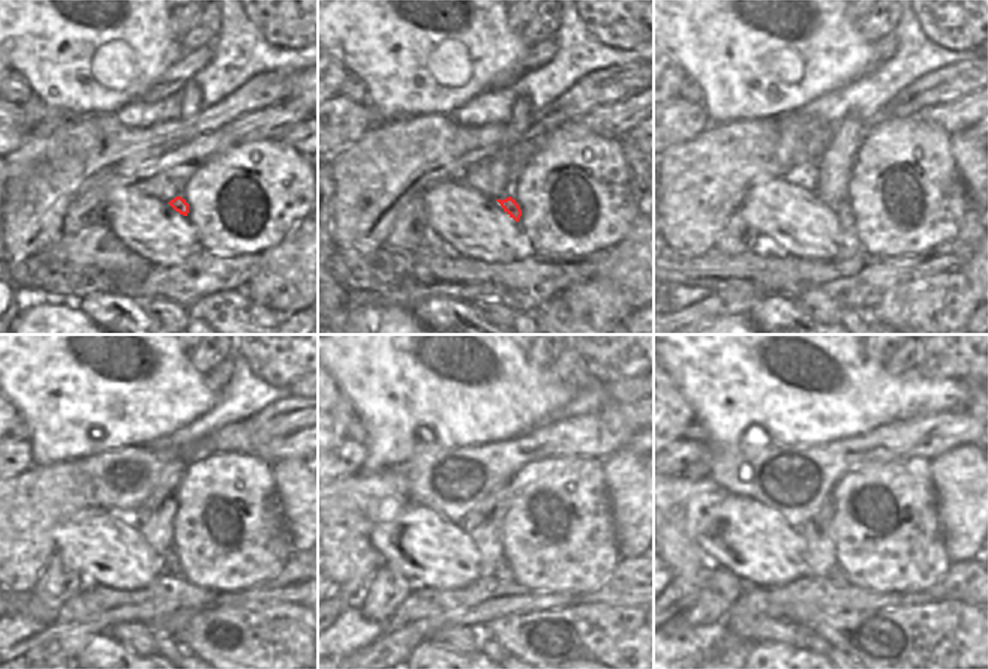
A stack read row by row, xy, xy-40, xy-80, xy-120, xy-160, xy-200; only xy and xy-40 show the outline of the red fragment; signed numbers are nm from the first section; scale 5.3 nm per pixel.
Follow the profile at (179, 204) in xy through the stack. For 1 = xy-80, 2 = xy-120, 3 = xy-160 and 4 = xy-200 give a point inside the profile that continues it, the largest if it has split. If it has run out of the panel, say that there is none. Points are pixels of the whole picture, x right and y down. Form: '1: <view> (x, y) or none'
1: xy-80 (843, 210)
2: xy-120 (171, 566)
3: xy-160 (502, 572)
4: xy-200 (835, 576)

